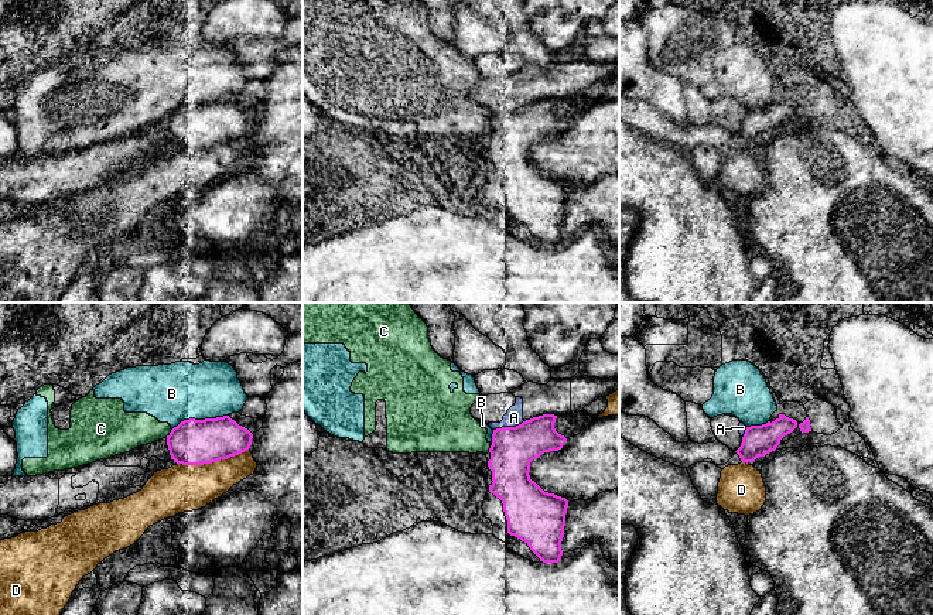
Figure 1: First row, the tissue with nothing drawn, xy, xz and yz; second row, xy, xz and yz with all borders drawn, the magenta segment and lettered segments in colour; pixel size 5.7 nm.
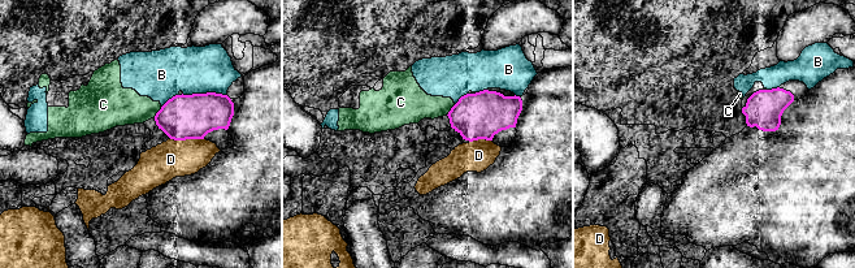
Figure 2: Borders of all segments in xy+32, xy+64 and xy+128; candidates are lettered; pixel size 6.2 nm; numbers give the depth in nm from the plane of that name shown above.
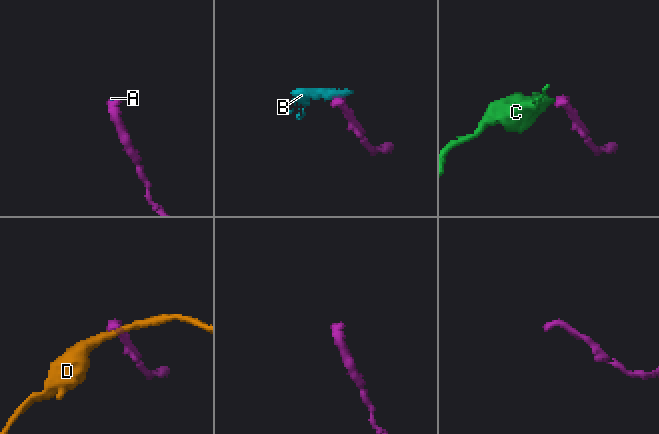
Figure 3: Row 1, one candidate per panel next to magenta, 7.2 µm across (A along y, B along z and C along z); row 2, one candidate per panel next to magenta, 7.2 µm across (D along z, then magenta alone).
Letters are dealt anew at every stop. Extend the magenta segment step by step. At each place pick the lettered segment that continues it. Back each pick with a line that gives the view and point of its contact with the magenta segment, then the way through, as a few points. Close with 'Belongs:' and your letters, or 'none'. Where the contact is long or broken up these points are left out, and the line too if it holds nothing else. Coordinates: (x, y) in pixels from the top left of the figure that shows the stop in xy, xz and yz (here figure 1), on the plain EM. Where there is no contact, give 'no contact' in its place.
Belongs: none

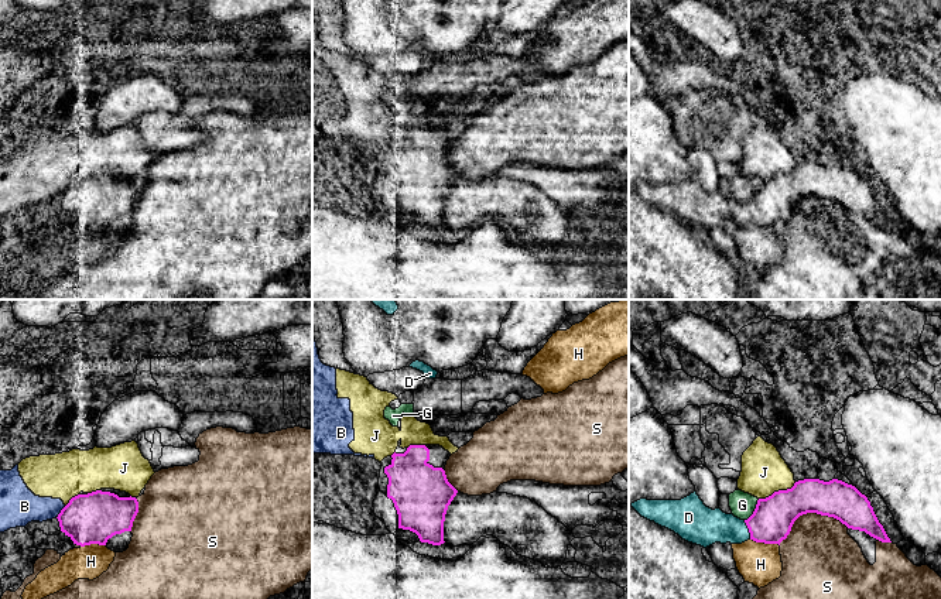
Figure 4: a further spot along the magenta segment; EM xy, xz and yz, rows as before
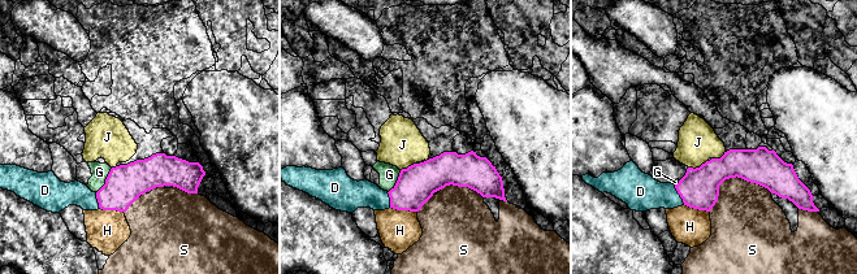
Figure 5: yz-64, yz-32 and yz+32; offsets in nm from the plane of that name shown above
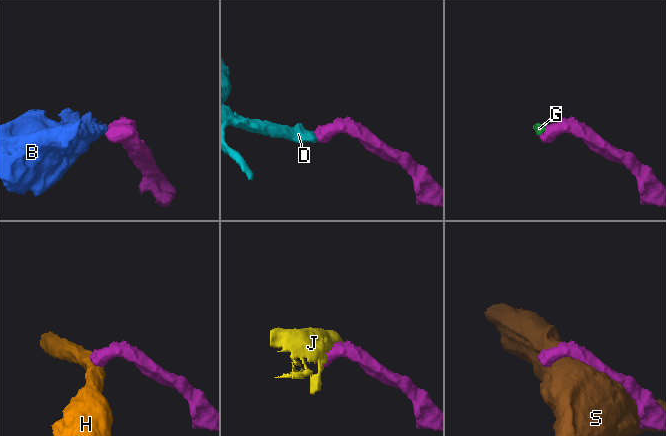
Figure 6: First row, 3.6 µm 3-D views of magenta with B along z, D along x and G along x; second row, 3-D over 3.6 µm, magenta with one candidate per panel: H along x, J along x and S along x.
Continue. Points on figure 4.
D: contact yz (749, 214)
Belongs: D

